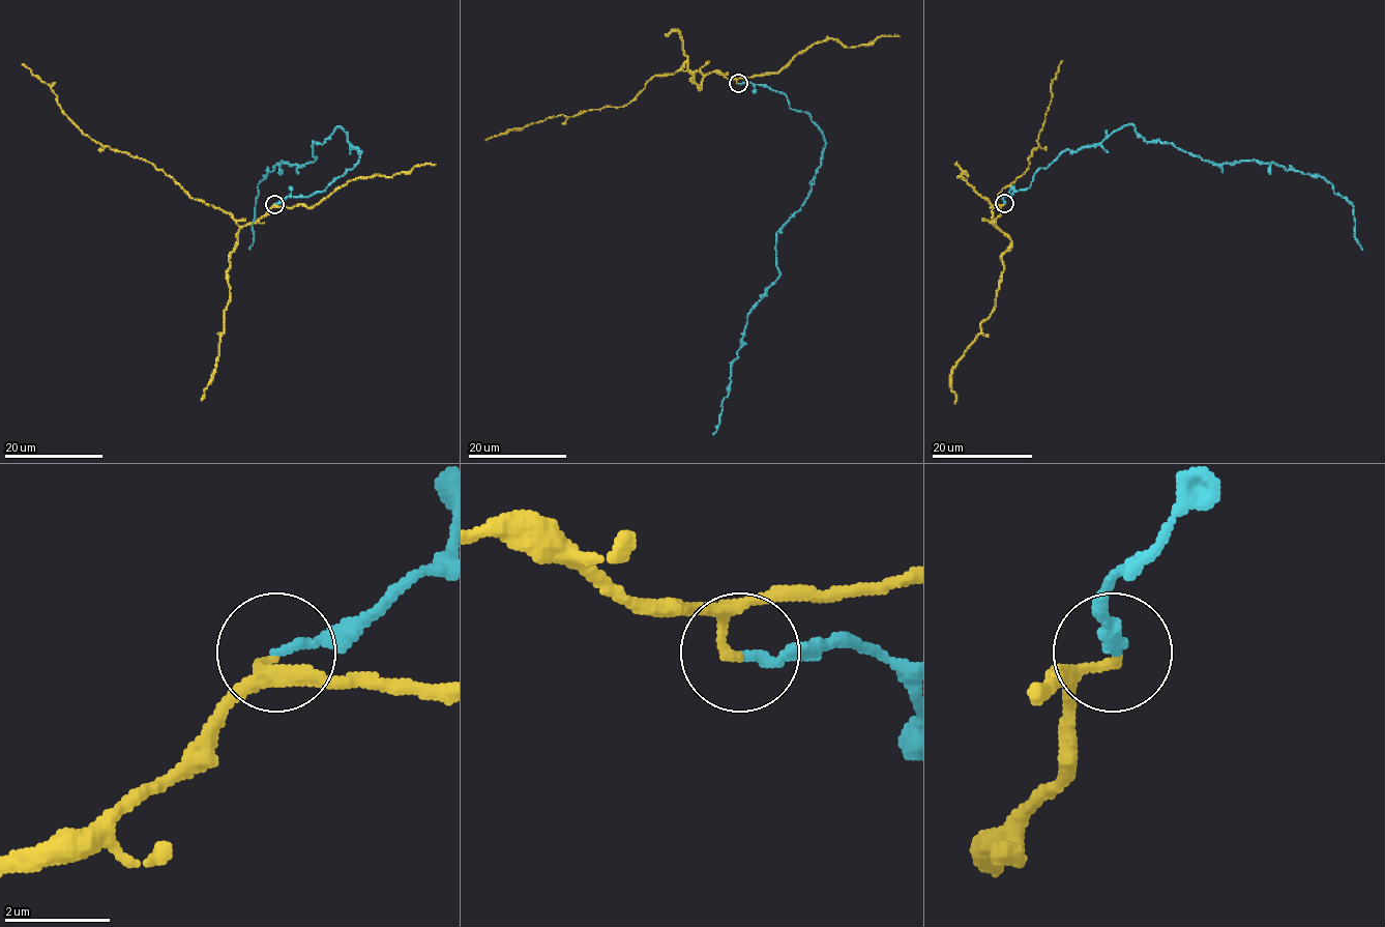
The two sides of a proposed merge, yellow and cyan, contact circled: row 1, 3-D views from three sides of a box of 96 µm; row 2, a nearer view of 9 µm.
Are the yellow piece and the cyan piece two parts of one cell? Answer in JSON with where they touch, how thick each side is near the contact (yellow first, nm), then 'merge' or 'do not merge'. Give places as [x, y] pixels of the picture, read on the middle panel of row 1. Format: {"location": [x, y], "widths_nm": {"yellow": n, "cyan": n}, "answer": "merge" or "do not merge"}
{"location": [738, 83], "widths_nm": {"yellow": 150, "cyan": 170}, "answer": "merge"}

